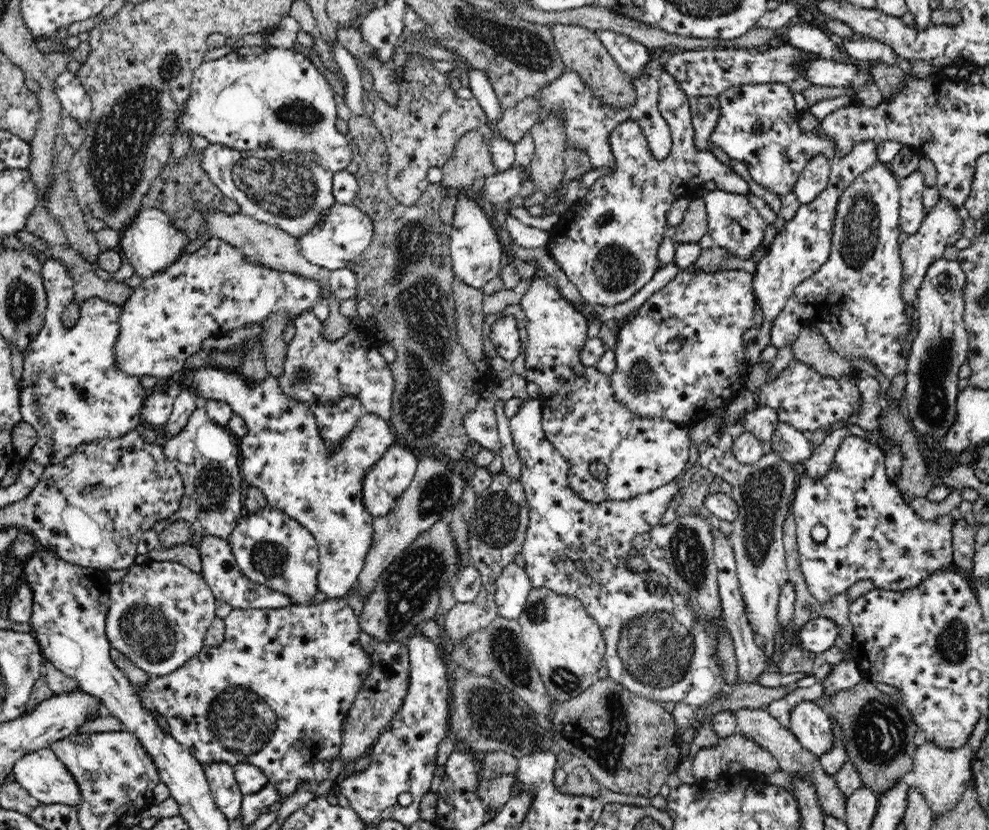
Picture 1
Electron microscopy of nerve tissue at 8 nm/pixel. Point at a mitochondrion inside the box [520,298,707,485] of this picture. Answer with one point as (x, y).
(643, 379)

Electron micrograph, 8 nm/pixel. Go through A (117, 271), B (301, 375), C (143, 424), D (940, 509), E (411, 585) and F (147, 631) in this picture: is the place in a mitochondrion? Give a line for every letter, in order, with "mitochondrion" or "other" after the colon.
A: other
B: mitochondrion
C: other
D: other
E: mitochondrion
F: mitochondrion

